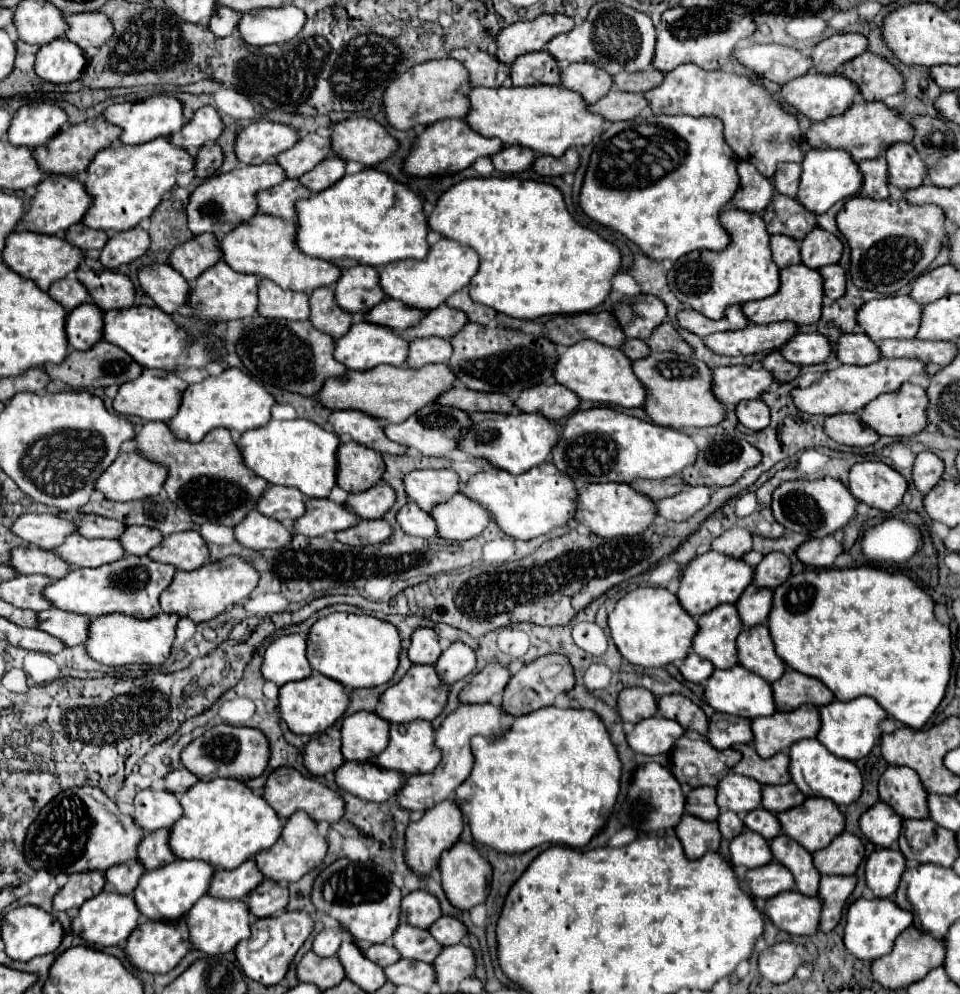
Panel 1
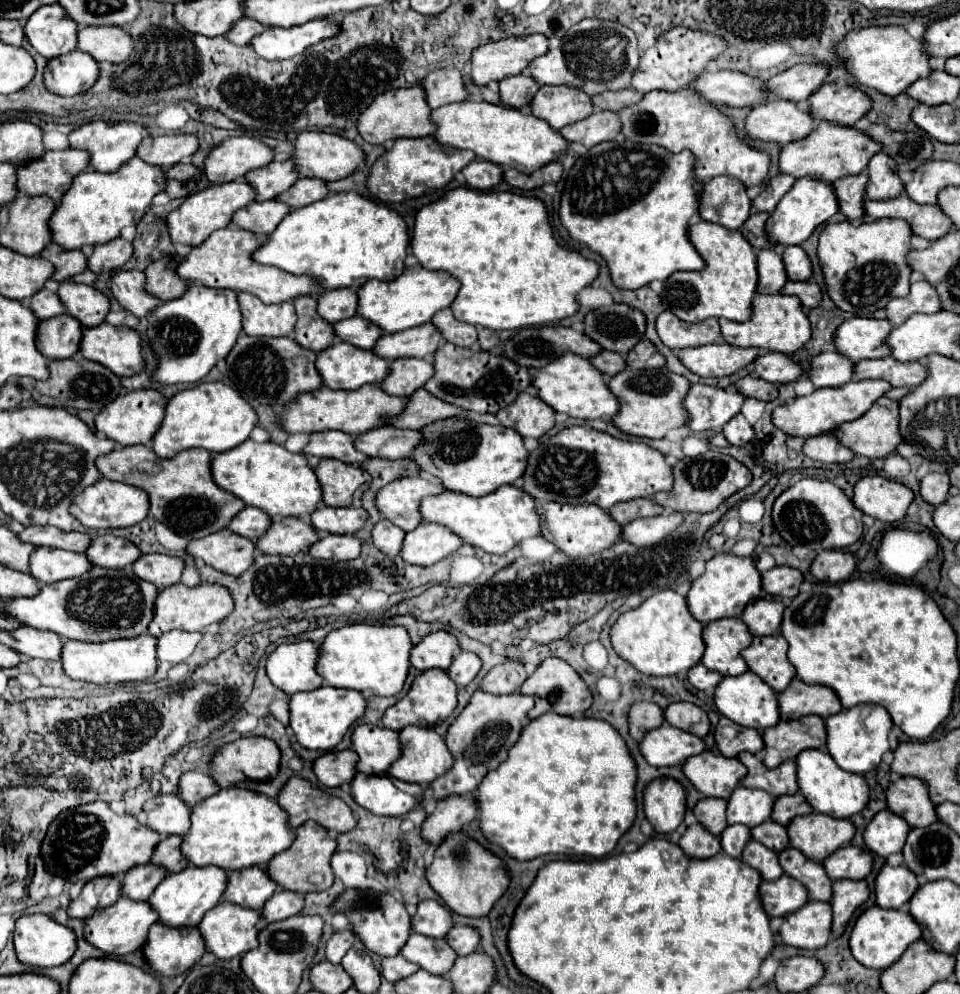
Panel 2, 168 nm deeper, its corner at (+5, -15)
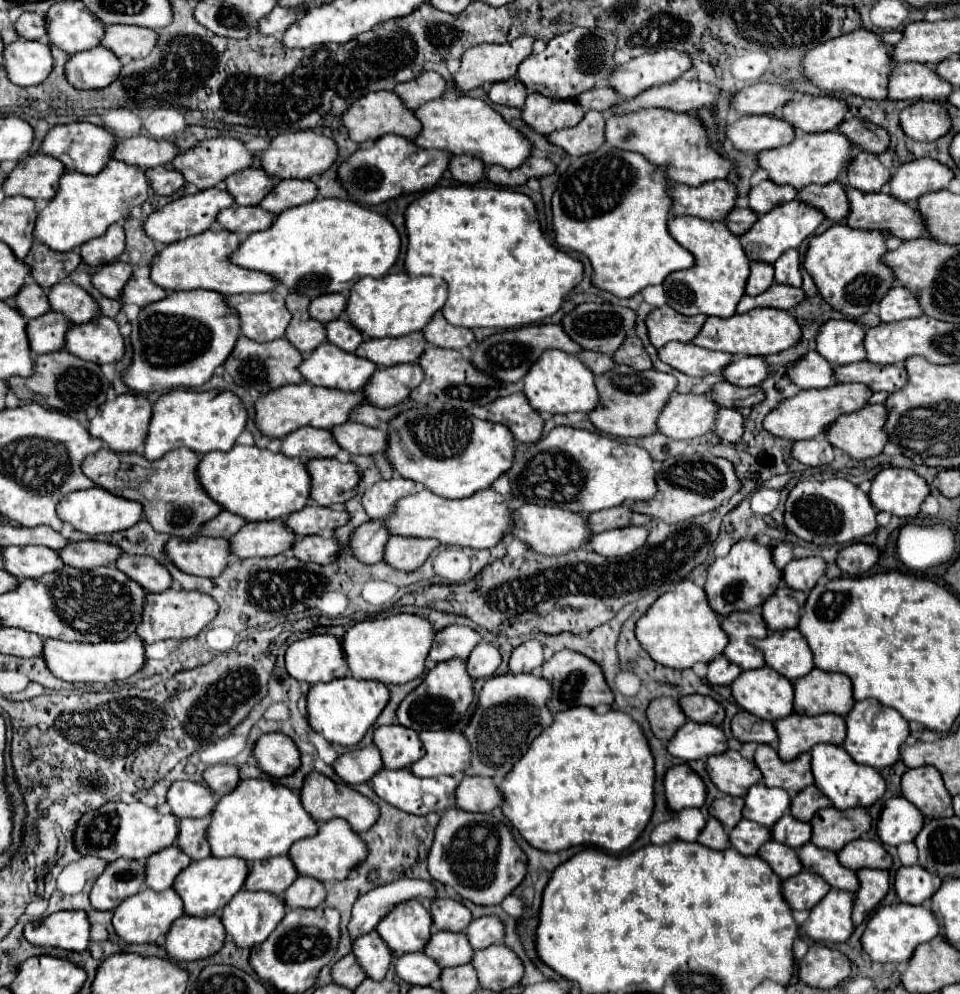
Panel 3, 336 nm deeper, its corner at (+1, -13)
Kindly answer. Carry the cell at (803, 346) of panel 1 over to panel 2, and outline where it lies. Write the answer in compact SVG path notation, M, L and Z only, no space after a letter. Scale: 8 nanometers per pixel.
M763 352L755 358L751 374L773 384L795 382L801 376L801 368L781 352Z

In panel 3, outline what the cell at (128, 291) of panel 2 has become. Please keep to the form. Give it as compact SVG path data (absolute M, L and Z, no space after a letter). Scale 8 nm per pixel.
M113 262L103 266L97 274L93 274L93 286L107 298L119 300L125 284L133 274L133 266L125 262Z

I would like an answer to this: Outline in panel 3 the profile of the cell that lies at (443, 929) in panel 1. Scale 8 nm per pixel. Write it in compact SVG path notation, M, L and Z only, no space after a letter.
M481 916L471 920L471 924L465 930L465 936L475 950L487 948L503 940L503 924L497 916Z

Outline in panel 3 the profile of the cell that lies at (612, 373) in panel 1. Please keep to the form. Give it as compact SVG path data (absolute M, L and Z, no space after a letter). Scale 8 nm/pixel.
M545 350L529 374L523 378L523 392L527 394L533 408L541 414L569 414L569 412L591 412L599 406L599 392L595 386L593 372L573 354L563 350Z

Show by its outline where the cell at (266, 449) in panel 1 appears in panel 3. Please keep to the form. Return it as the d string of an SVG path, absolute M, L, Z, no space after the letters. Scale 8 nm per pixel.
M237 444L229 452L209 452L201 458L197 476L215 502L249 522L287 518L291 512L305 508L311 494L311 476L299 458L257 446Z

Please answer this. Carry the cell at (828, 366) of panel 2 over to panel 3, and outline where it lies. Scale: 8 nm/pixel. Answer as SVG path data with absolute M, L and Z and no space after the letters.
M807 352L801 360L787 368L791 382L799 388L829 388L835 384L833 366L819 352Z

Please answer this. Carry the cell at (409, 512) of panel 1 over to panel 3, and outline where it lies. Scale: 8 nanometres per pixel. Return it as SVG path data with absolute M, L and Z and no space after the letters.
M369 520L361 524L351 536L353 554L365 564L381 562L385 544L389 538L391 538L391 532L387 530L387 526L381 520Z

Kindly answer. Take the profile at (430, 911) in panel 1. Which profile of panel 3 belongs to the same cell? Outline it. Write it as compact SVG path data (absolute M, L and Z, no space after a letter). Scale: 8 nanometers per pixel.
M435 898L429 912L433 918L433 930L463 932L471 922L471 912L463 902L451 898Z

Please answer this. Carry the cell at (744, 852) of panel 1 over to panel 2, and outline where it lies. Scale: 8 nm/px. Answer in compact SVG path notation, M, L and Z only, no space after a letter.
M751 840L743 854L741 854L741 860L753 868L757 868L763 876L763 880L777 880L781 874L783 874L783 868L777 860L777 854L769 848L765 848L763 844Z

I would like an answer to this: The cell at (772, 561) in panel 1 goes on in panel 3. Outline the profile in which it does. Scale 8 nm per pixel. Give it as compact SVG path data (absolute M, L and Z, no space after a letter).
M821 558L791 560L781 572L789 588L799 592L809 592L817 584L817 580L825 574L825 562Z

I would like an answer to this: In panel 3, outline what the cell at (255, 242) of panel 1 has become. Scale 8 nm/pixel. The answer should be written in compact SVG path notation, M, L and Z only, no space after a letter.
M219 228L205 230L203 234L169 244L159 252L159 262L151 266L151 280L169 292L195 290L195 288L215 290L225 296L243 294L243 292L273 292L279 286L275 278L269 278L269 274L265 272L245 270L229 262L233 250L237 250L239 244L241 244L241 238L235 232L219 230Z

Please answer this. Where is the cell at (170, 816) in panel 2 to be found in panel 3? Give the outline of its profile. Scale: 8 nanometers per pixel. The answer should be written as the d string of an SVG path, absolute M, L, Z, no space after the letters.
M173 782L167 792L171 814L183 818L205 818L215 806L215 796L207 786L195 782Z

